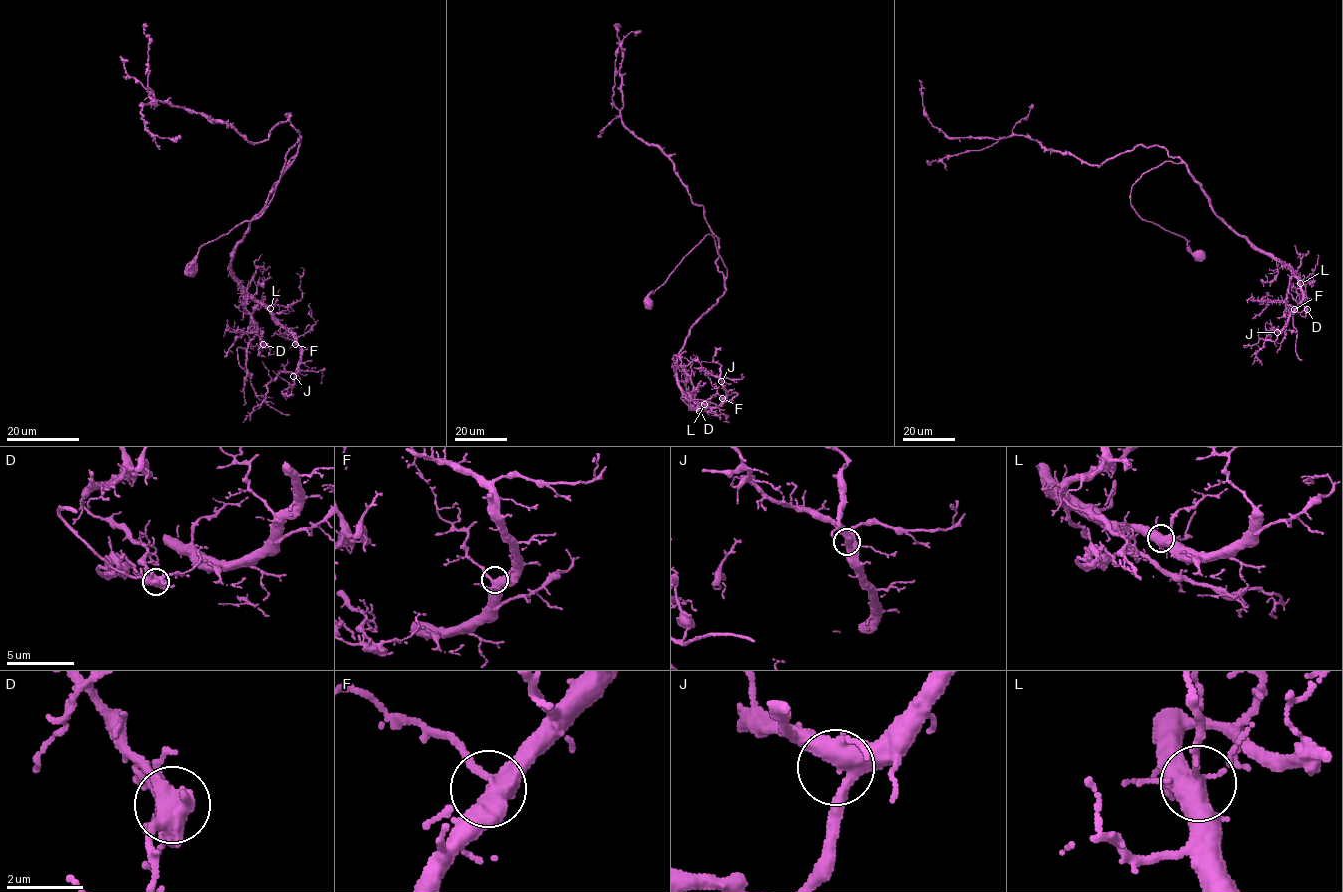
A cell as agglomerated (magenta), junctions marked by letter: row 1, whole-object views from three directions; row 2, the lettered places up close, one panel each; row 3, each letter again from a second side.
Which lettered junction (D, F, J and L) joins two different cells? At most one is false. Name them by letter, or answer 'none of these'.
D

